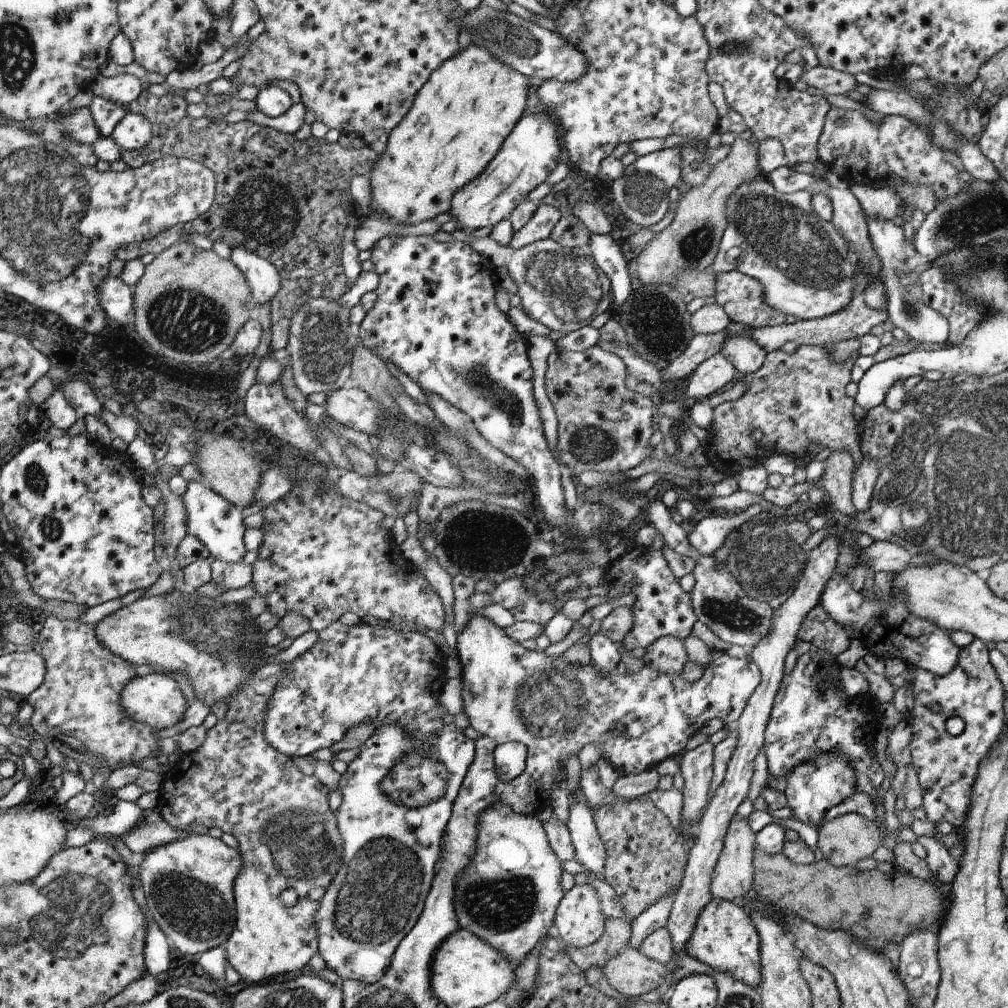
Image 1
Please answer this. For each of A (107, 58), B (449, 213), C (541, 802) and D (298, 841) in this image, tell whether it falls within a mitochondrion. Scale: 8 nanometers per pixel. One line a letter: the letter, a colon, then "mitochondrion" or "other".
A: other
B: other
C: other
D: mitochondrion

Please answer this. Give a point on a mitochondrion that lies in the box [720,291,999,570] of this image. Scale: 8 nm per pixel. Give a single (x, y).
(911, 313)

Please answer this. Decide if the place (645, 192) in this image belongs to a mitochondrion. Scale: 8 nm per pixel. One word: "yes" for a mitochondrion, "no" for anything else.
yes

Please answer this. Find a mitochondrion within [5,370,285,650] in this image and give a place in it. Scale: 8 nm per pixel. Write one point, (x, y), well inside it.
(34, 477)

